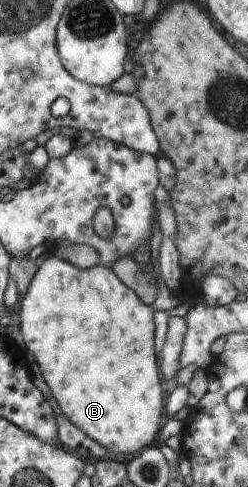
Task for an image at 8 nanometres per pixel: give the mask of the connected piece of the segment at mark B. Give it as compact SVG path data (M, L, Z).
M56 254L38 267L19 301L18 327L62 414L113 455L131 455L143 447L149 448L160 430L159 422L163 415L152 307L141 302L140 297L113 273L112 268L99 263L89 269L79 269Z

